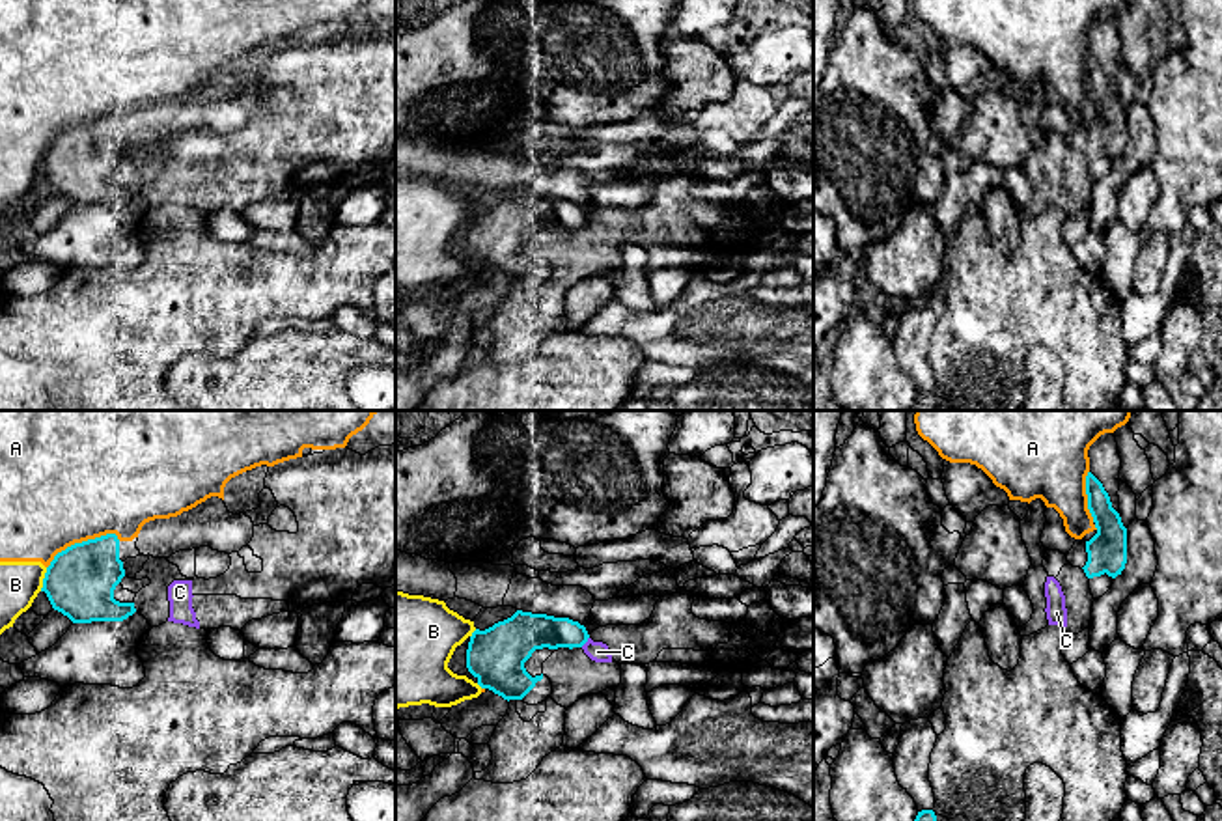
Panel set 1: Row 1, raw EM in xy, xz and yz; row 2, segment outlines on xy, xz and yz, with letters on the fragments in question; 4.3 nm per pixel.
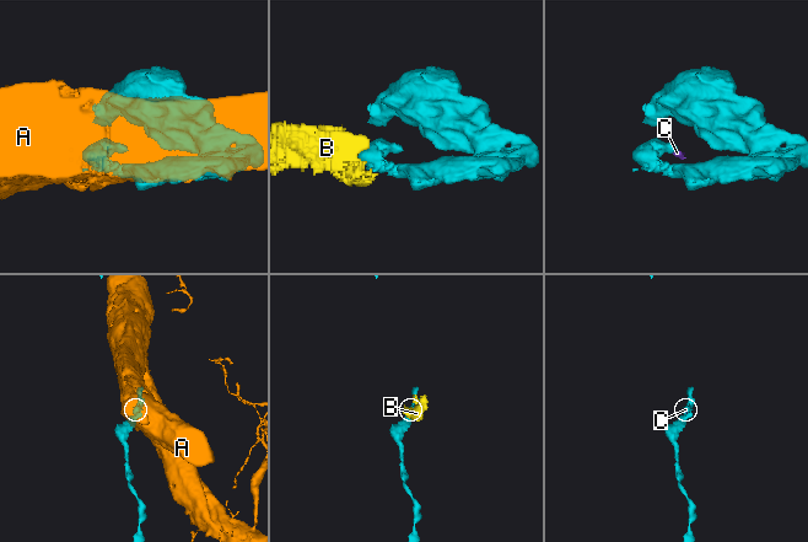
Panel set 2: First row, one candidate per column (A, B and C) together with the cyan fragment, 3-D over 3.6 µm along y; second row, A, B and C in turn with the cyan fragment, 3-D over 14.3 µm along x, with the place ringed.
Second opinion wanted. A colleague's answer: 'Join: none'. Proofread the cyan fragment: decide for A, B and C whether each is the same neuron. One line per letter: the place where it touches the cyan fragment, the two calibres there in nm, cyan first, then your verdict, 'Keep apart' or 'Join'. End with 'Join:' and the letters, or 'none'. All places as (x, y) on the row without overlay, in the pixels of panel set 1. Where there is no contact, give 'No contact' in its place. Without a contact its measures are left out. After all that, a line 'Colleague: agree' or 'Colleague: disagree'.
A: Touches cyan at xy (83, 124). Thickness 300 nm (cyan) against 500 nm. Keep apart
B: Touches cyan at xy (43, 161). Thickness 300 nm (cyan) against 180 nm. Keep apart
C: Touches cyan at xz (584, 224). Thickness 160 nm (cyan) against 90 nm. Keep apart
Join: none
Colleague: agree

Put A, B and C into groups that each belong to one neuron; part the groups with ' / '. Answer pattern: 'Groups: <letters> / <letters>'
Groups: A B / C

